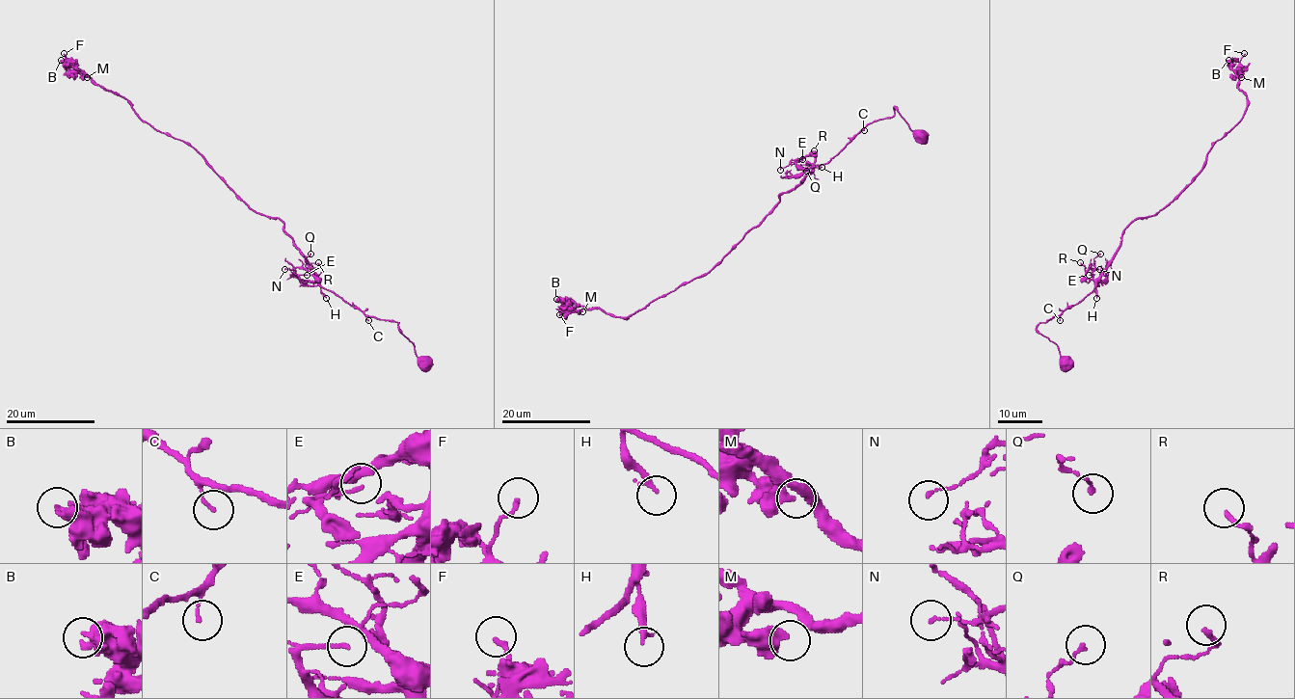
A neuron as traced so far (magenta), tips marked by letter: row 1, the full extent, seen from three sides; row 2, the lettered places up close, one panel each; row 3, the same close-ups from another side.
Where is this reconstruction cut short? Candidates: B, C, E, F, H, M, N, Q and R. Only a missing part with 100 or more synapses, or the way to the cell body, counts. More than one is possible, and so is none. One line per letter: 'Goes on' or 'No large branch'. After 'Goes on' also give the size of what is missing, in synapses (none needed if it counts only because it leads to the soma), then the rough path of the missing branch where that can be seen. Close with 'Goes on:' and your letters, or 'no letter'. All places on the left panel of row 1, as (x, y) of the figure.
B: No large branch
C: No large branch
E: No large branch
F: No large branch
H: No large branch
M: No large branch
N: No large branch
Q: No large branch
R: No large branch
Goes on: no letter

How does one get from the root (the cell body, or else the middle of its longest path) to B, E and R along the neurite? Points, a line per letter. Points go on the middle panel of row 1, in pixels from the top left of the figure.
B: (923, 137), (895, 107), (893, 116), (867, 123), (783, 192), (707, 274), (628, 317), (556, 299)
E: (923, 137), (910, 129), (895, 107), (893, 116), (867, 123), (827, 163), (814, 167), (795, 163), (802, 159)
R: (923, 137), (895, 107), (893, 116), (867, 123), (827, 163), (815, 165), (815, 158), (806, 156), (814, 150)

